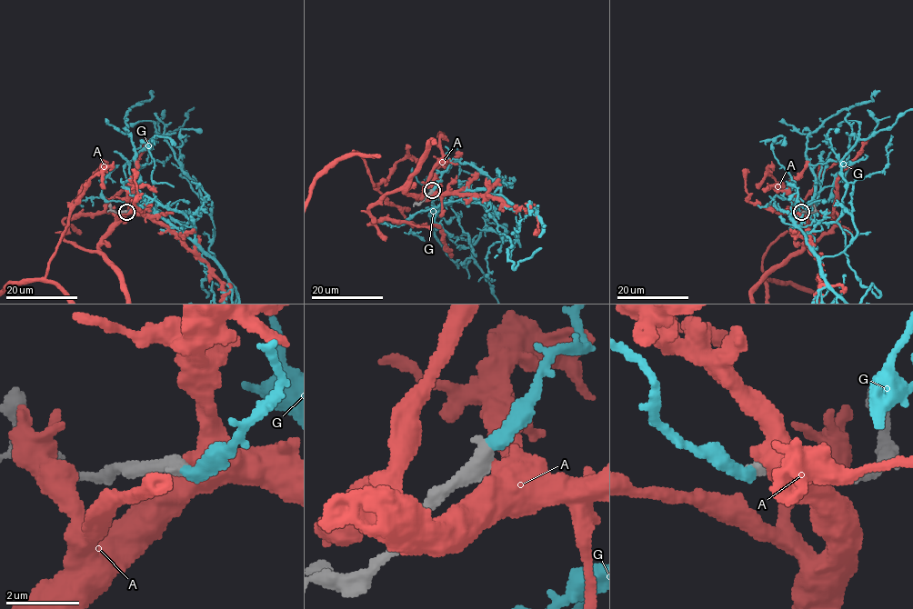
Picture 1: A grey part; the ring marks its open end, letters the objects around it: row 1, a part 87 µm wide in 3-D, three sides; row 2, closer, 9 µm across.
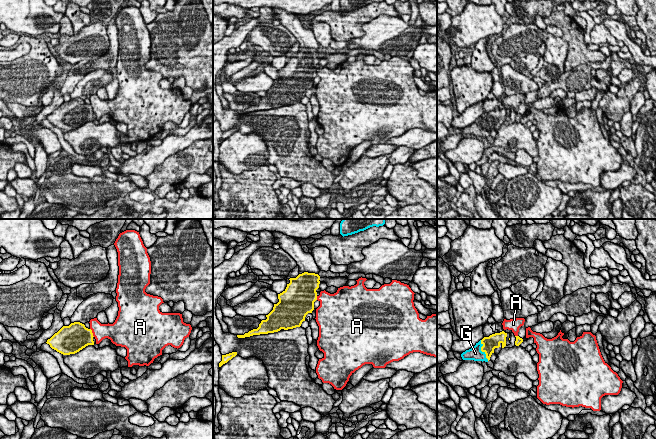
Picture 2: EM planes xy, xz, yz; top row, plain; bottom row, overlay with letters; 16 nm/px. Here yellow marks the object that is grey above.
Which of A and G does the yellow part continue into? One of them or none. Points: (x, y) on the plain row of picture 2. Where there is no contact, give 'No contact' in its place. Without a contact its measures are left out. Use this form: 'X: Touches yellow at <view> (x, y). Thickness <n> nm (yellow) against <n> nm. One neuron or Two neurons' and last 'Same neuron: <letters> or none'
A: Touches yellow at xy (91, 108). Thickness 440 nm (yellow) against 260 nm. Two neurons
G: Touches yellow at yz (481, 126). Thickness 220 nm (yellow) against 220 nm. One neuron
Same neuron: G

